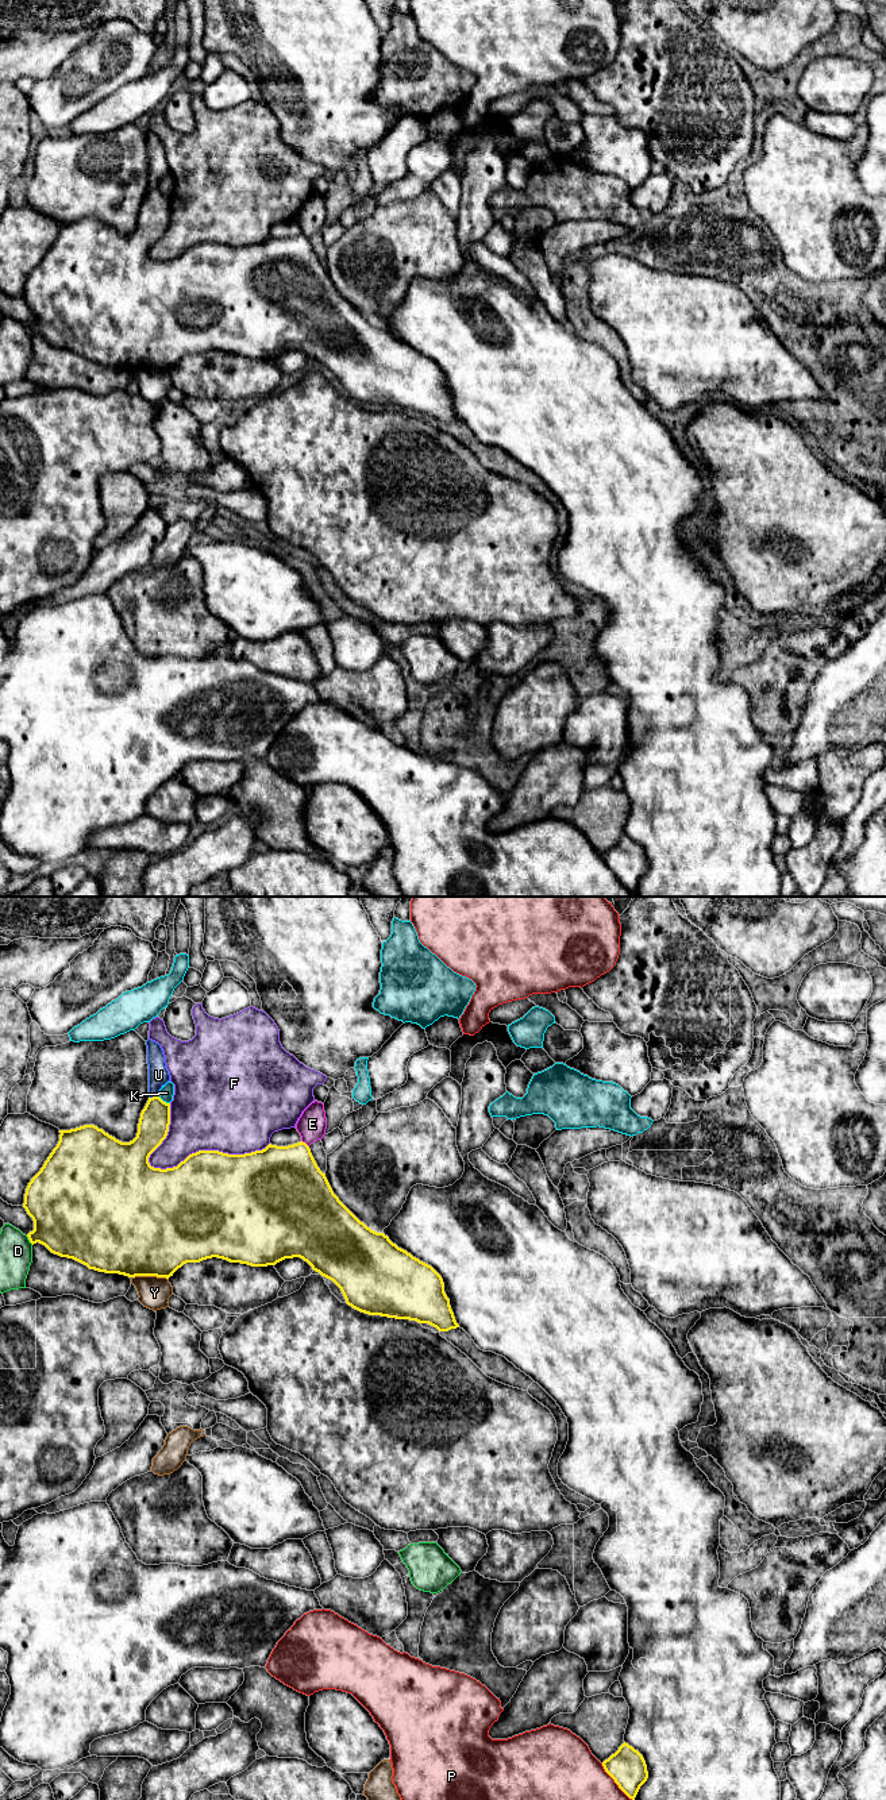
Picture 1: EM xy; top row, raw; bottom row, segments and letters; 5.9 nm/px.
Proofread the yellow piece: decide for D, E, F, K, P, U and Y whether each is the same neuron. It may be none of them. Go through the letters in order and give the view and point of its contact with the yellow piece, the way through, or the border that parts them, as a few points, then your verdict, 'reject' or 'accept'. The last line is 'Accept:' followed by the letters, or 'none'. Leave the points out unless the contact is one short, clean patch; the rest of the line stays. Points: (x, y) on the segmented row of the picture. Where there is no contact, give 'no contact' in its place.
D: meets yellow in xy at (29, 1238); reject
E: meets yellow in xy at (305, 1144); reject
F: meets yellow in xy at (208, 1151); reject
K: meets yellow in xy at (162, 1101); border along xy (158, 1095), (169, 1103); reject
P: meets yellow in xy at (615, 1781); reject
U: meets yellow in xy at (154, 1097); reject
Y: meets yellow in xy at (150, 1275); reject
Accept: none

